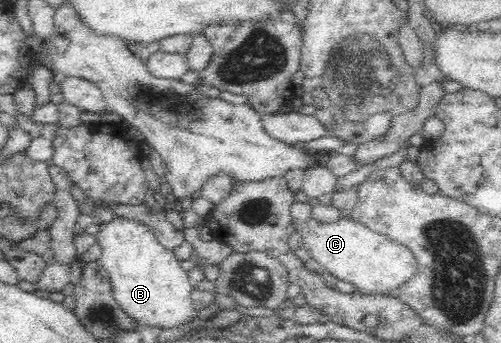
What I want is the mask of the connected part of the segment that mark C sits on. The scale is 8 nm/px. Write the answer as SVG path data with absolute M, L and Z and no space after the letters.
M340 217L333 223L322 224L311 218L306 224L298 224L297 229L300 229L303 246L324 267L324 271L341 281L351 283L360 294L391 295L417 275L417 258L410 248L351 217Z

